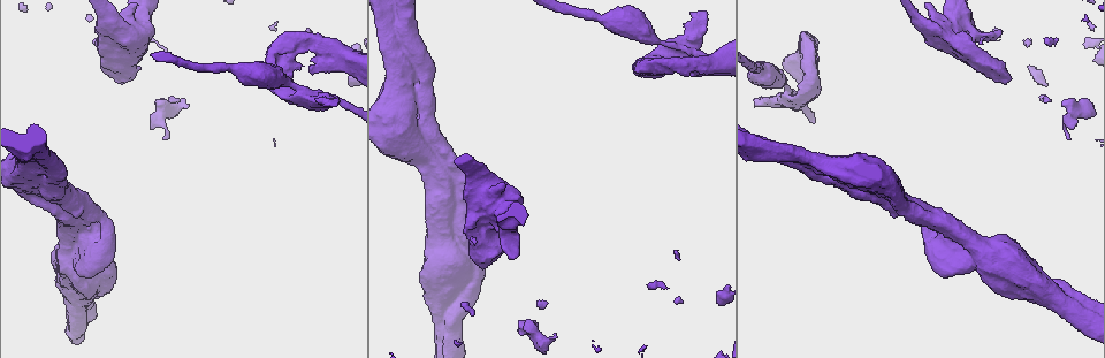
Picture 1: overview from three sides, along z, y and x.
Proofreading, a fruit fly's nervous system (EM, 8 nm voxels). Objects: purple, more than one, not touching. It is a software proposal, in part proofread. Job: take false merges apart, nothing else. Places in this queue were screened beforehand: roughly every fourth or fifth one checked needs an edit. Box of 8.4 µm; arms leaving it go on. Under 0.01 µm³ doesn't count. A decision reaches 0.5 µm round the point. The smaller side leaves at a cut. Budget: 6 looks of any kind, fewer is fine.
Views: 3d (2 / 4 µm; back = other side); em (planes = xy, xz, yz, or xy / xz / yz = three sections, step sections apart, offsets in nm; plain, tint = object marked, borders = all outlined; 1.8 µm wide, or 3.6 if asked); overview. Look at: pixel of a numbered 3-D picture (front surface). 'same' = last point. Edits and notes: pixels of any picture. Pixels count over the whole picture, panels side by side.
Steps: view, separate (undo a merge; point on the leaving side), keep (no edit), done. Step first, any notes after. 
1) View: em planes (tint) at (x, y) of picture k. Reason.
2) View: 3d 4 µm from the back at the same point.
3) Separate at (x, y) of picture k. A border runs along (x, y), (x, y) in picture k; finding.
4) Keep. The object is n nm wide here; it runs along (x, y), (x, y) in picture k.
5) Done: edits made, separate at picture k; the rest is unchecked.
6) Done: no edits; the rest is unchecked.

View: em planes (tint) at (24, 153) of picture 1.

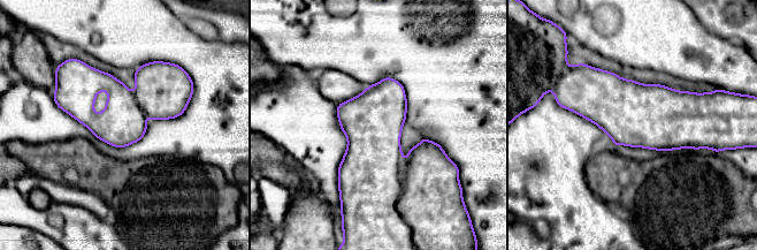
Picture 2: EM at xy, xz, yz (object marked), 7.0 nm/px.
Separate at (431, 197) of picture 2. A border runs along (403, 163), (400, 197), (398, 201) in picture 2; a second neuron is stuck on.

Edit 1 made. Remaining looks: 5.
View: overview. Redraw.

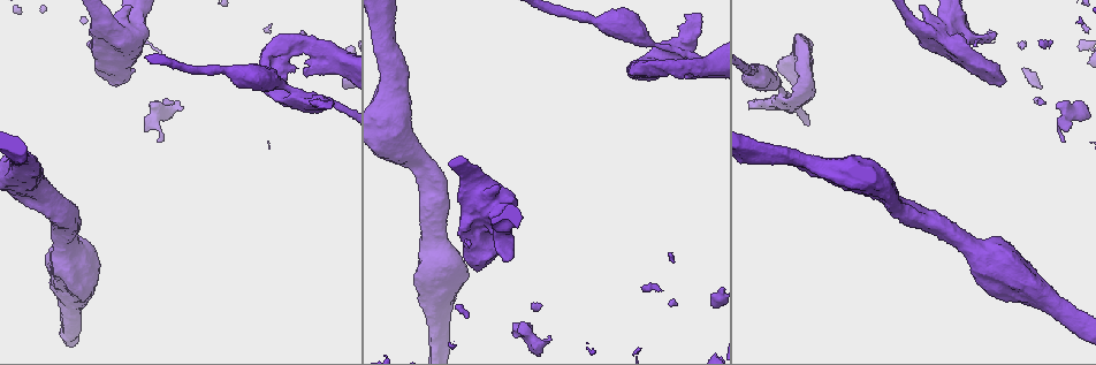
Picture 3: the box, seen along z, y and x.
View: em 3.6 µm yz step 16 (tint) at (960, 33) of picture 3. Calibre changes.

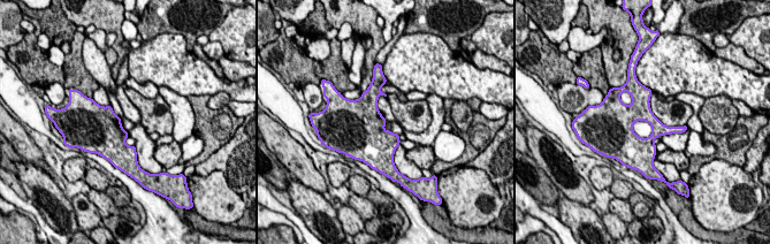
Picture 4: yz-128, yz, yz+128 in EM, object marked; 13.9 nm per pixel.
Keep. The object is 30 nm wide here; all the same neuron.

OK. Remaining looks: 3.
Done: edits made, separate at picture 2; the rest is unchecked.

